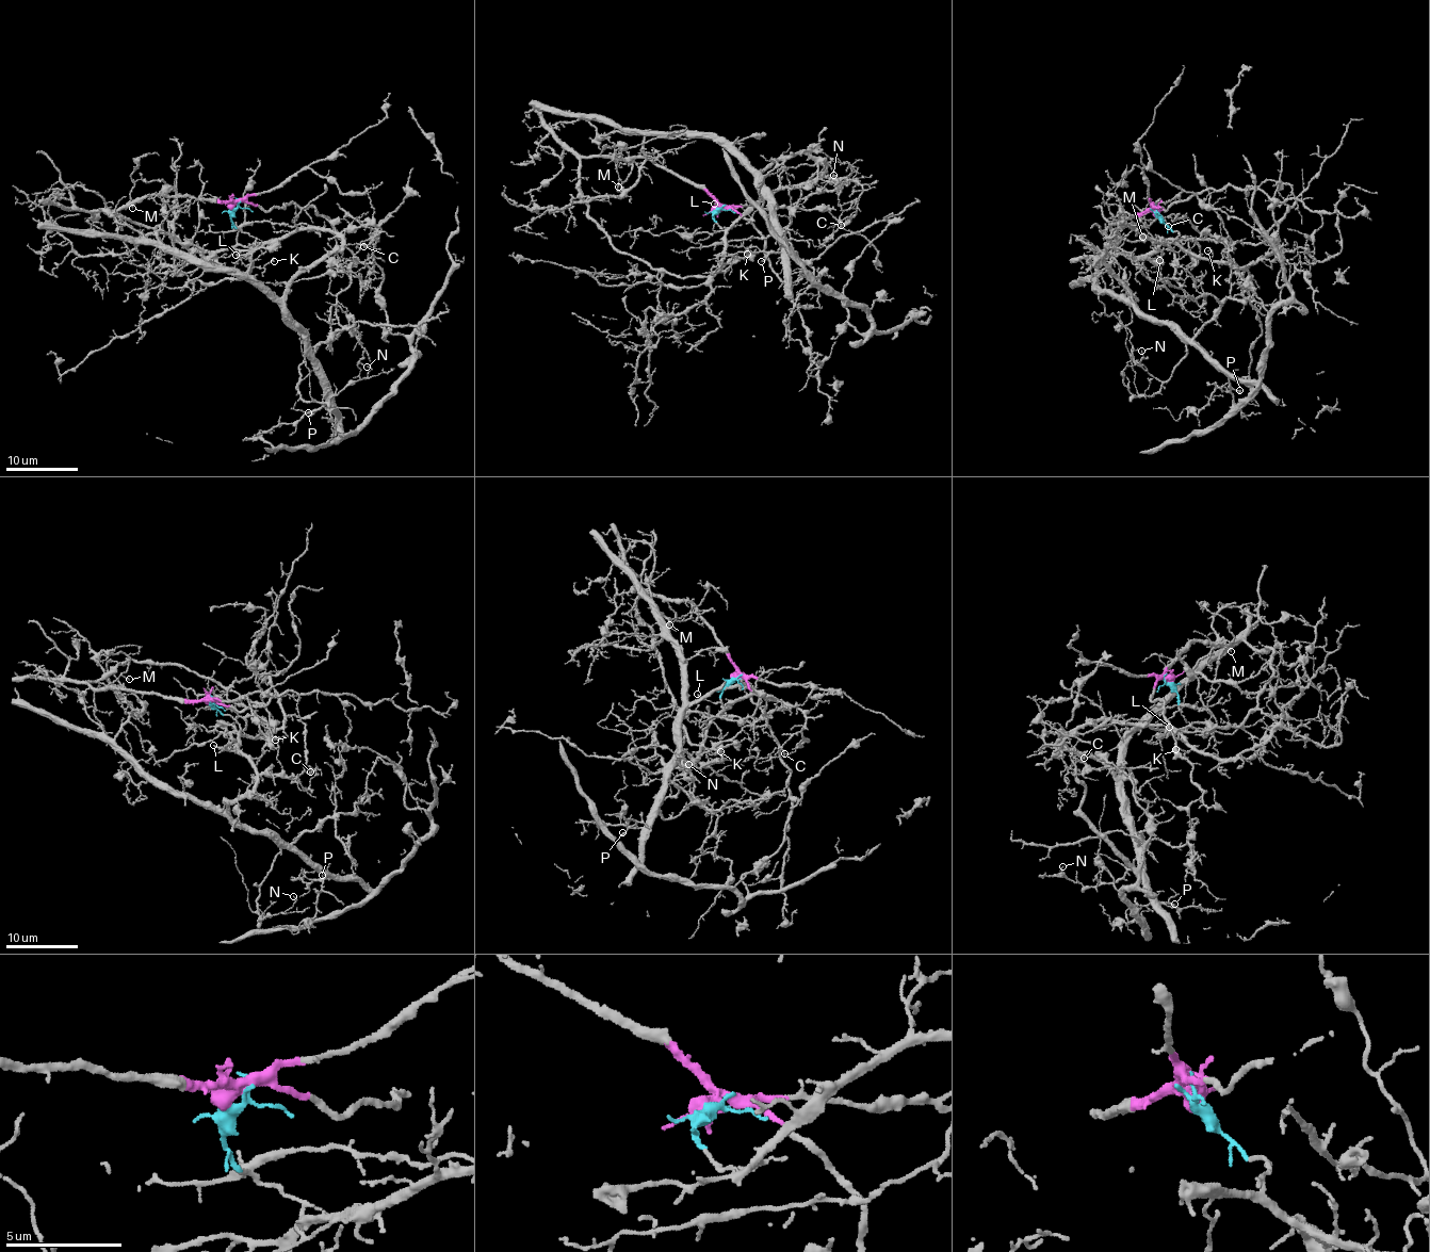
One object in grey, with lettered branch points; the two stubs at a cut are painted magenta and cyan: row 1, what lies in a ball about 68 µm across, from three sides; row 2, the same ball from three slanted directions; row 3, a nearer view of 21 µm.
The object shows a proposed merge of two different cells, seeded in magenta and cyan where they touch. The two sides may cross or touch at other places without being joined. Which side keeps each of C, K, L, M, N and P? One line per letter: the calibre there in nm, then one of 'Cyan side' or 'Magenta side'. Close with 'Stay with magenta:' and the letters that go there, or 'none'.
C: Thickness 150 nm. Cyan side
K: Thickness 130 nm. Cyan side
L: Thickness 140 nm. Cyan side
M: Thickness 110 nm. Magenta side
N: Thickness 110 nm. Cyan side
P: Thickness 140 nm. Cyan side
Stay with magenta: M

